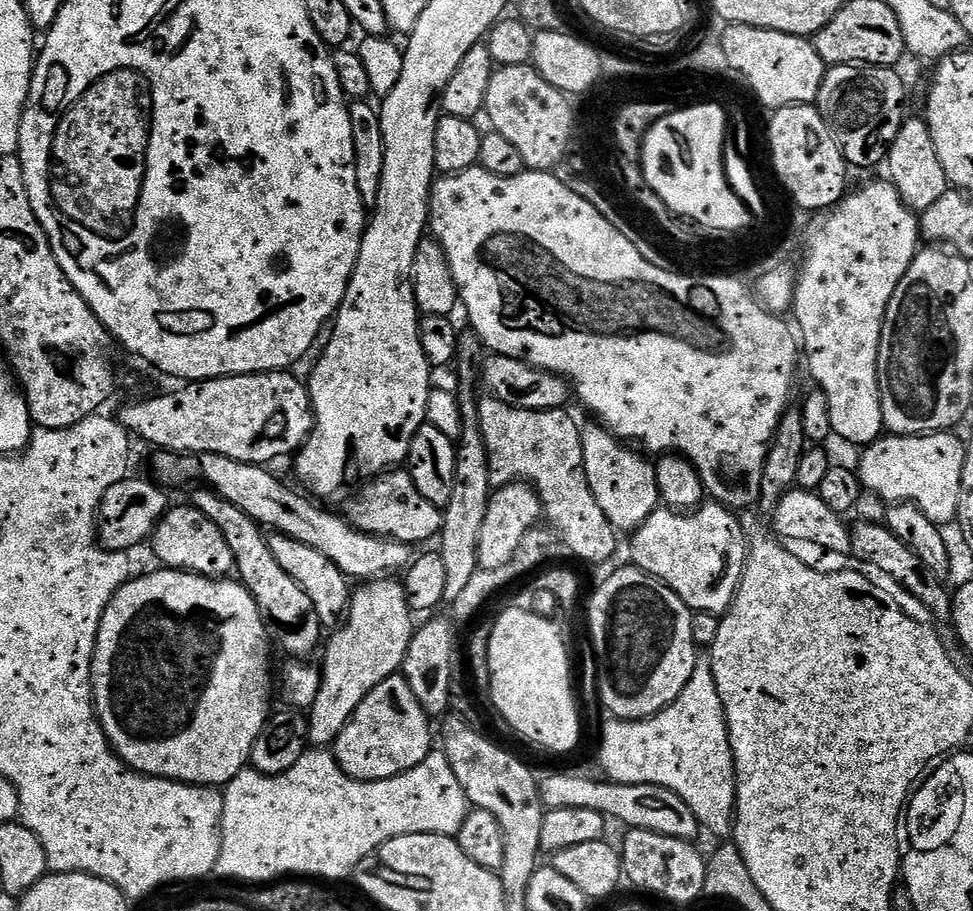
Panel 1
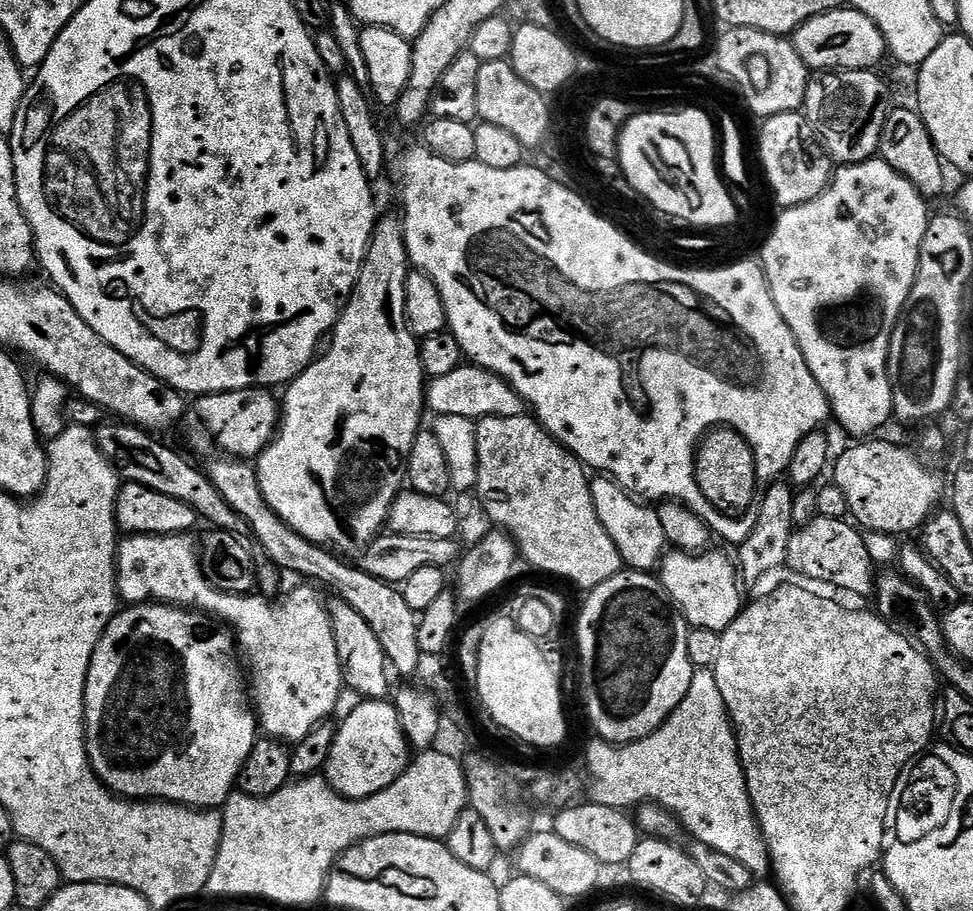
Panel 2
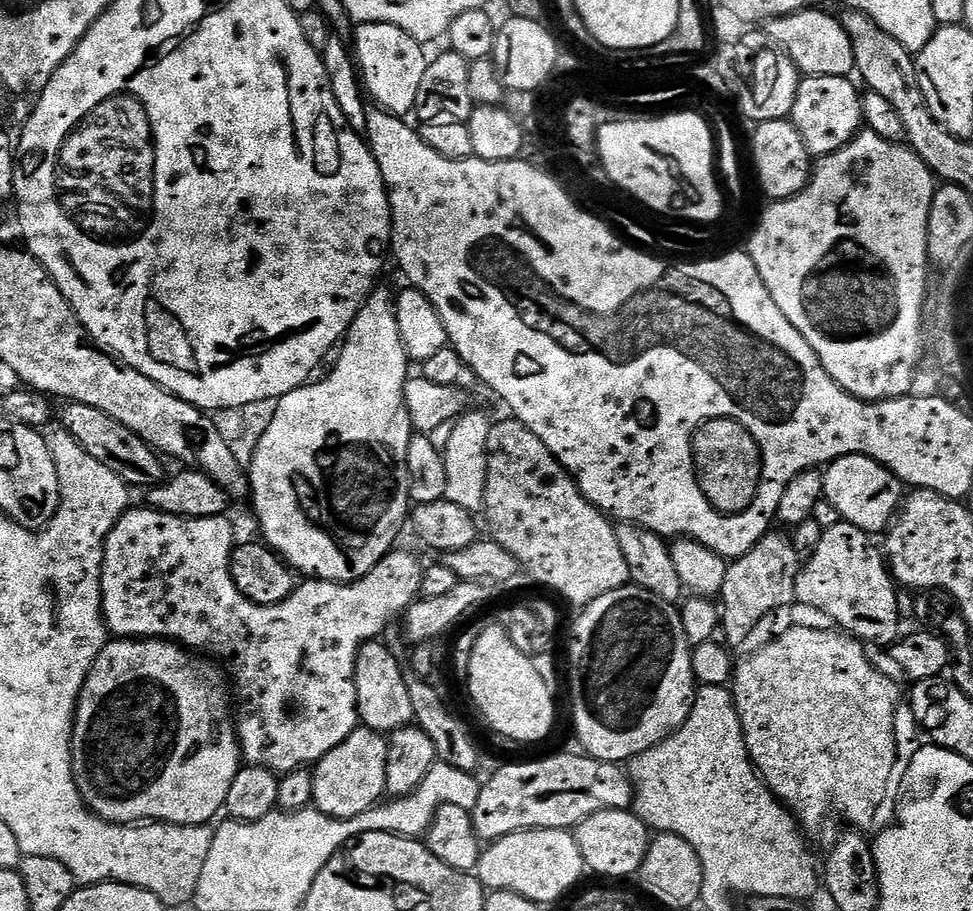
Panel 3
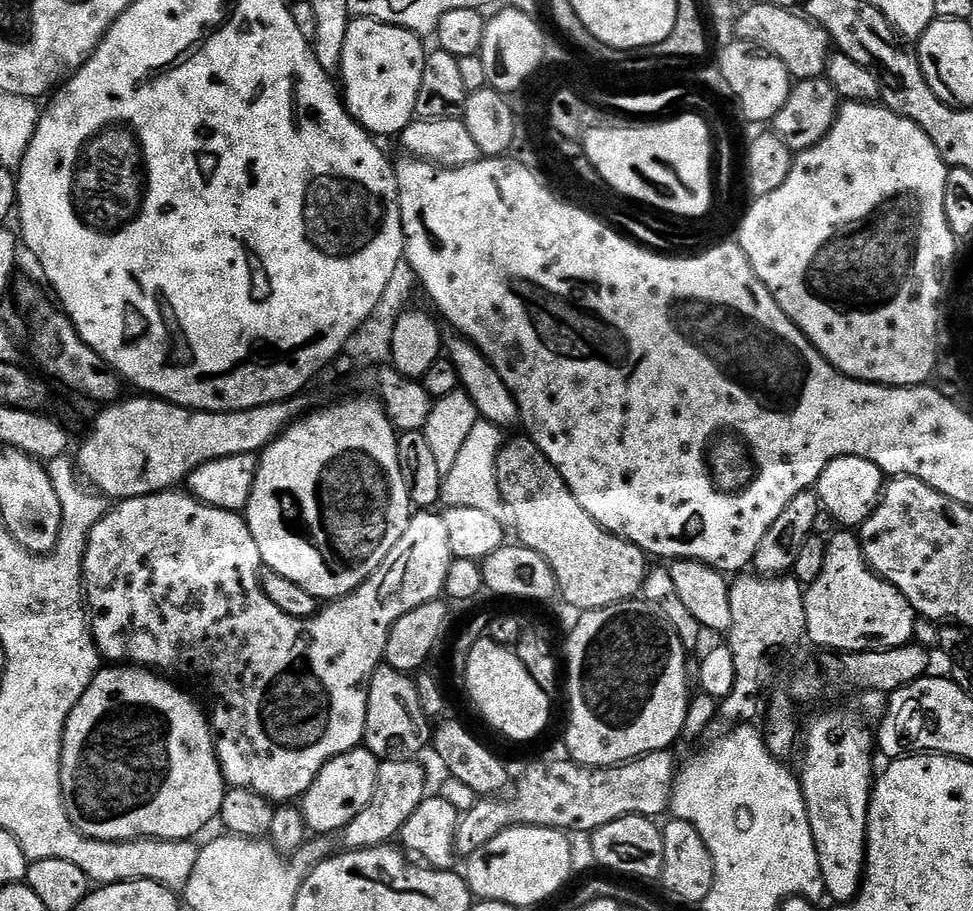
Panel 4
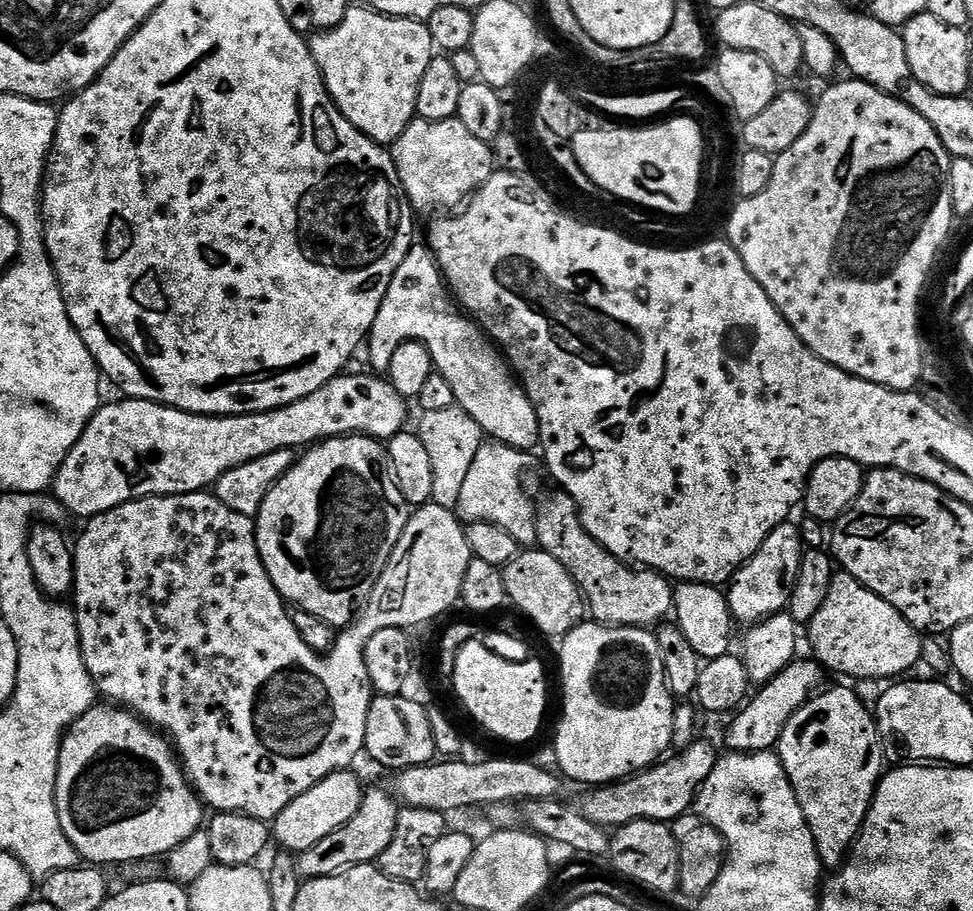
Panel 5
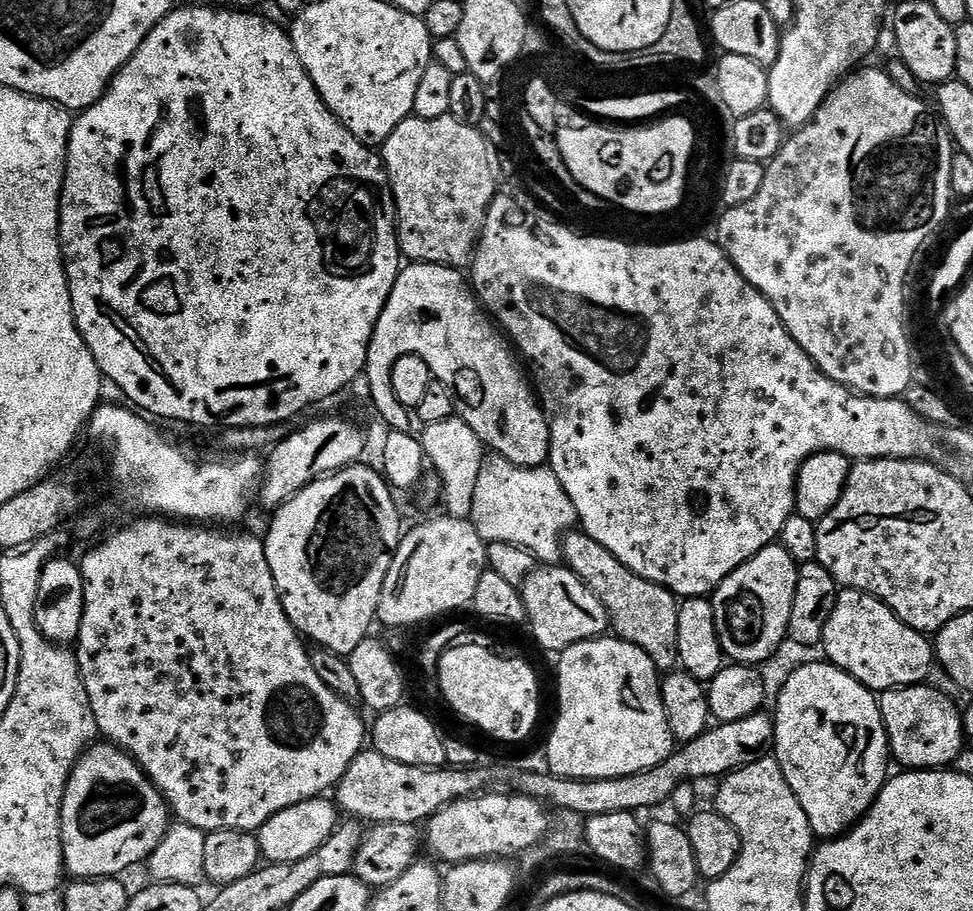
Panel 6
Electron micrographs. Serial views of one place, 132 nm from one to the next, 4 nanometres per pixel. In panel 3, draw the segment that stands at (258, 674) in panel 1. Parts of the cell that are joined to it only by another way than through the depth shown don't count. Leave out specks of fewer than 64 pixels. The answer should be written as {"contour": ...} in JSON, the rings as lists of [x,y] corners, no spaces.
{"contour":[[[116,638],[105,644],[82,686],[80,703],[76,706],[76,718],[72,726],[72,773],[80,791],[80,797],[84,799],[84,805],[98,818],[109,820],[112,824],[141,822],[208,824],[212,822],[212,819],[222,812],[226,794],[230,794],[230,786],[242,767],[240,742],[236,735],[233,709],[228,709],[228,696],[230,700],[230,684],[225,673],[211,659],[197,658],[173,641]]]}

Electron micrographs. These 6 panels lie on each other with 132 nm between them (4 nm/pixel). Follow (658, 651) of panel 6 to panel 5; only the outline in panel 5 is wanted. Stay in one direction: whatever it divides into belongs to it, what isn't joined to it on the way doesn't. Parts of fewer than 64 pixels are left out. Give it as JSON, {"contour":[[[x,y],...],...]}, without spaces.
{"contour":[[[563,490],[555,491],[550,493],[544,501],[541,499],[536,509],[536,544],[543,551],[550,553],[554,558],[558,558],[558,562],[562,562],[562,566],[566,566],[566,570],[580,587],[580,593],[584,596],[591,619],[598,624],[615,624],[621,628],[646,629],[651,629],[653,626],[664,622],[659,622],[659,620],[664,620],[667,616],[669,619],[674,608],[674,588],[669,577],[662,572],[637,570],[633,565],[607,552],[585,530],[584,523],[580,521],[580,508],[574,502],[574,498]]]}

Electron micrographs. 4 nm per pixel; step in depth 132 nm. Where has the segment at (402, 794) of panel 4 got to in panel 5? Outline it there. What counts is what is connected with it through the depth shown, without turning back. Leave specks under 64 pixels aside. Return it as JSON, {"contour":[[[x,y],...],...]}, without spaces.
{"contour":[[[369,787],[364,793],[362,806],[358,806],[358,814],[354,814],[354,818],[350,818],[346,826],[322,838],[318,846],[310,846],[310,850],[299,853],[300,875],[304,880],[336,876],[354,866],[376,864],[379,861],[382,850],[386,850],[386,846],[390,846],[390,841],[394,839],[394,830],[398,826],[398,814],[401,809],[397,797],[389,789],[388,792],[384,788]]]}

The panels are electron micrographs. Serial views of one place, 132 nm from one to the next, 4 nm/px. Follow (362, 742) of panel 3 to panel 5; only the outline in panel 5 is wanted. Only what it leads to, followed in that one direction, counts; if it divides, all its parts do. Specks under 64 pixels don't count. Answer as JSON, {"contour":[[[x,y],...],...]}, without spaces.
{"contour":[[[345,770],[330,774],[322,778],[322,782],[306,790],[306,794],[294,798],[294,802],[290,802],[290,806],[286,806],[286,810],[282,810],[282,814],[278,814],[275,818],[275,843],[277,840],[281,849],[299,854],[310,850],[310,846],[318,846],[322,838],[346,826],[346,822],[350,822],[350,818],[358,814],[358,806],[362,806],[366,791],[365,785],[360,785],[360,780],[354,773],[355,771]]]}

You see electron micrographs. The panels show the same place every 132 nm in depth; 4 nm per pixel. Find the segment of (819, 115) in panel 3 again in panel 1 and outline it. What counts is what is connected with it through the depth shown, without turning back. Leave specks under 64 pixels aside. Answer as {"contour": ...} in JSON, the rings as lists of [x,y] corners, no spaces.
{"contour":[[[833,64],[824,73],[814,106],[853,169],[883,165],[898,130],[905,122],[904,99],[908,92],[904,89],[903,78],[896,71],[895,67]]]}

